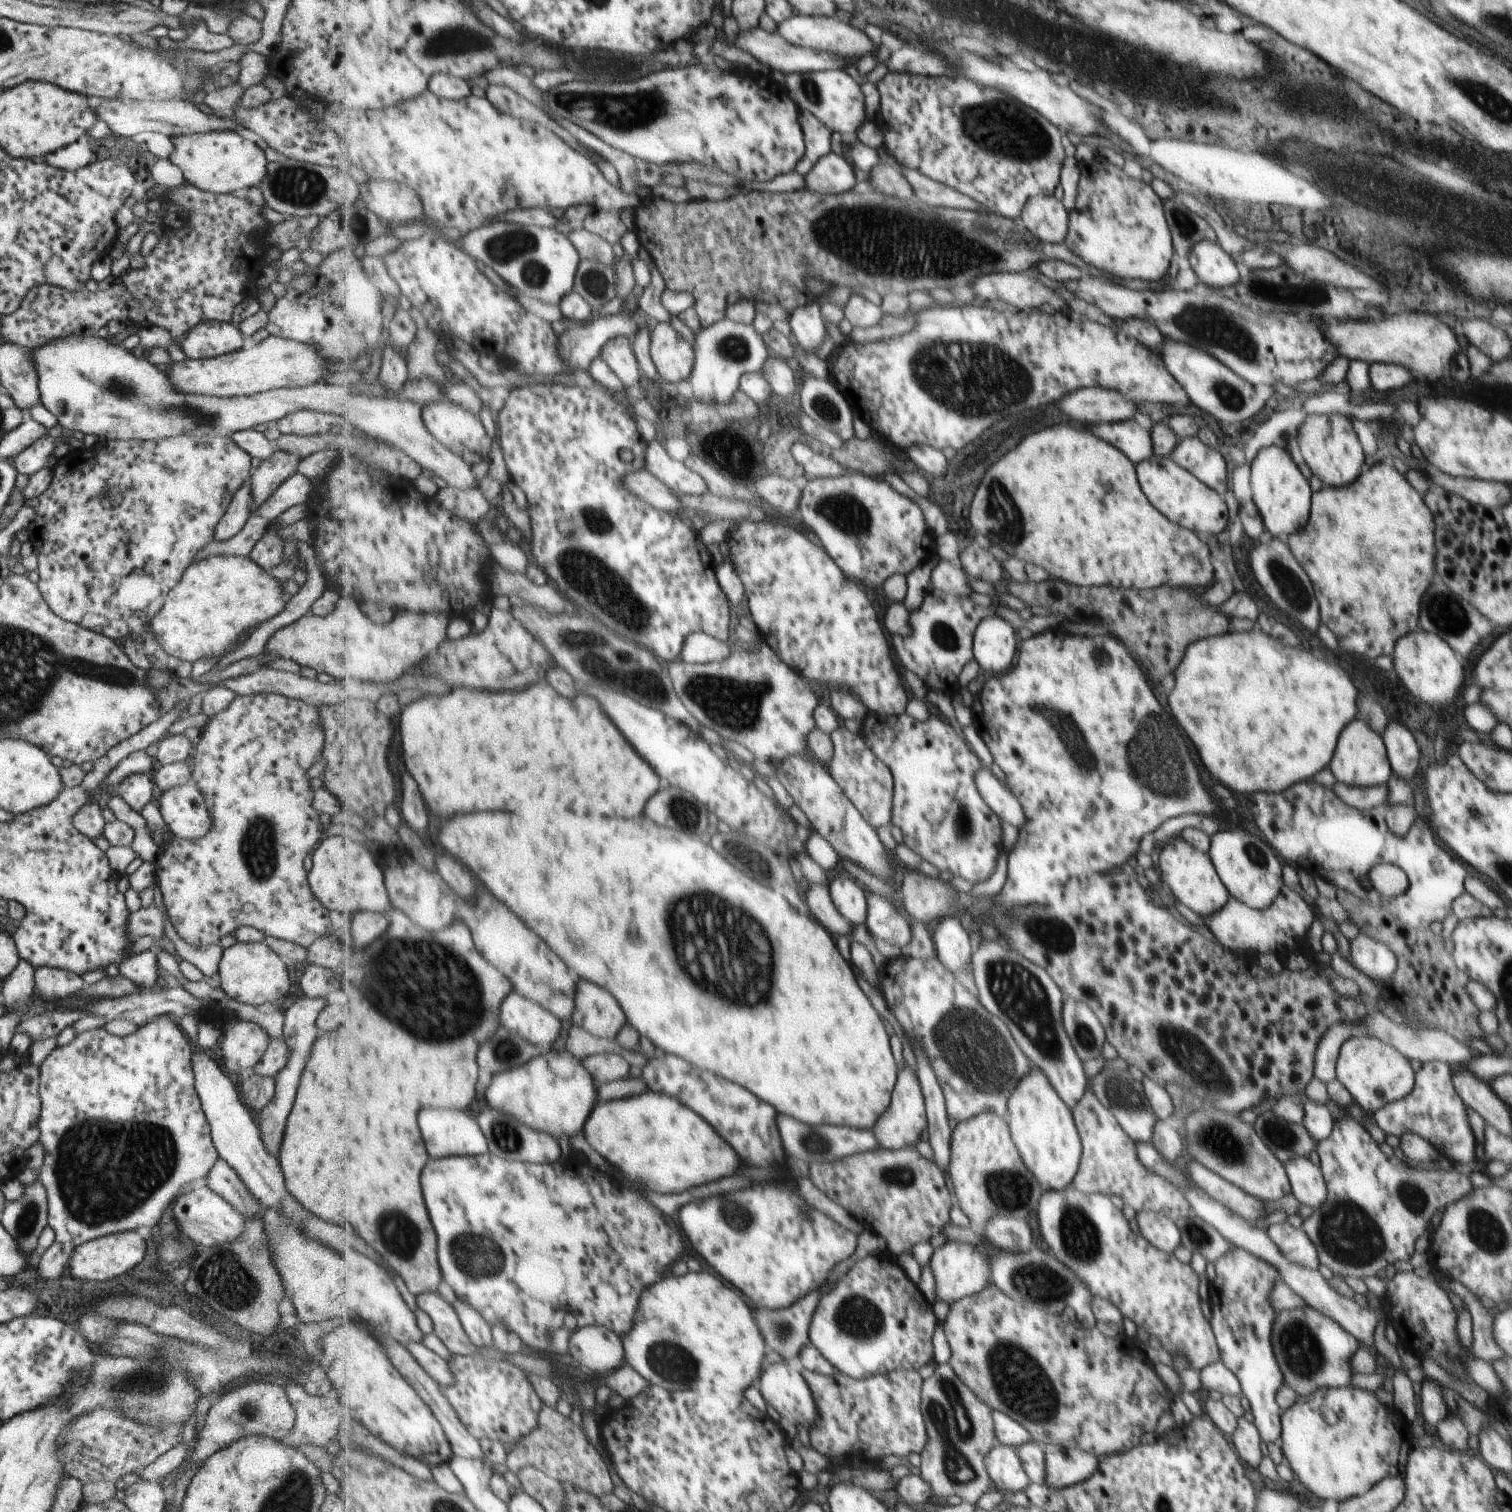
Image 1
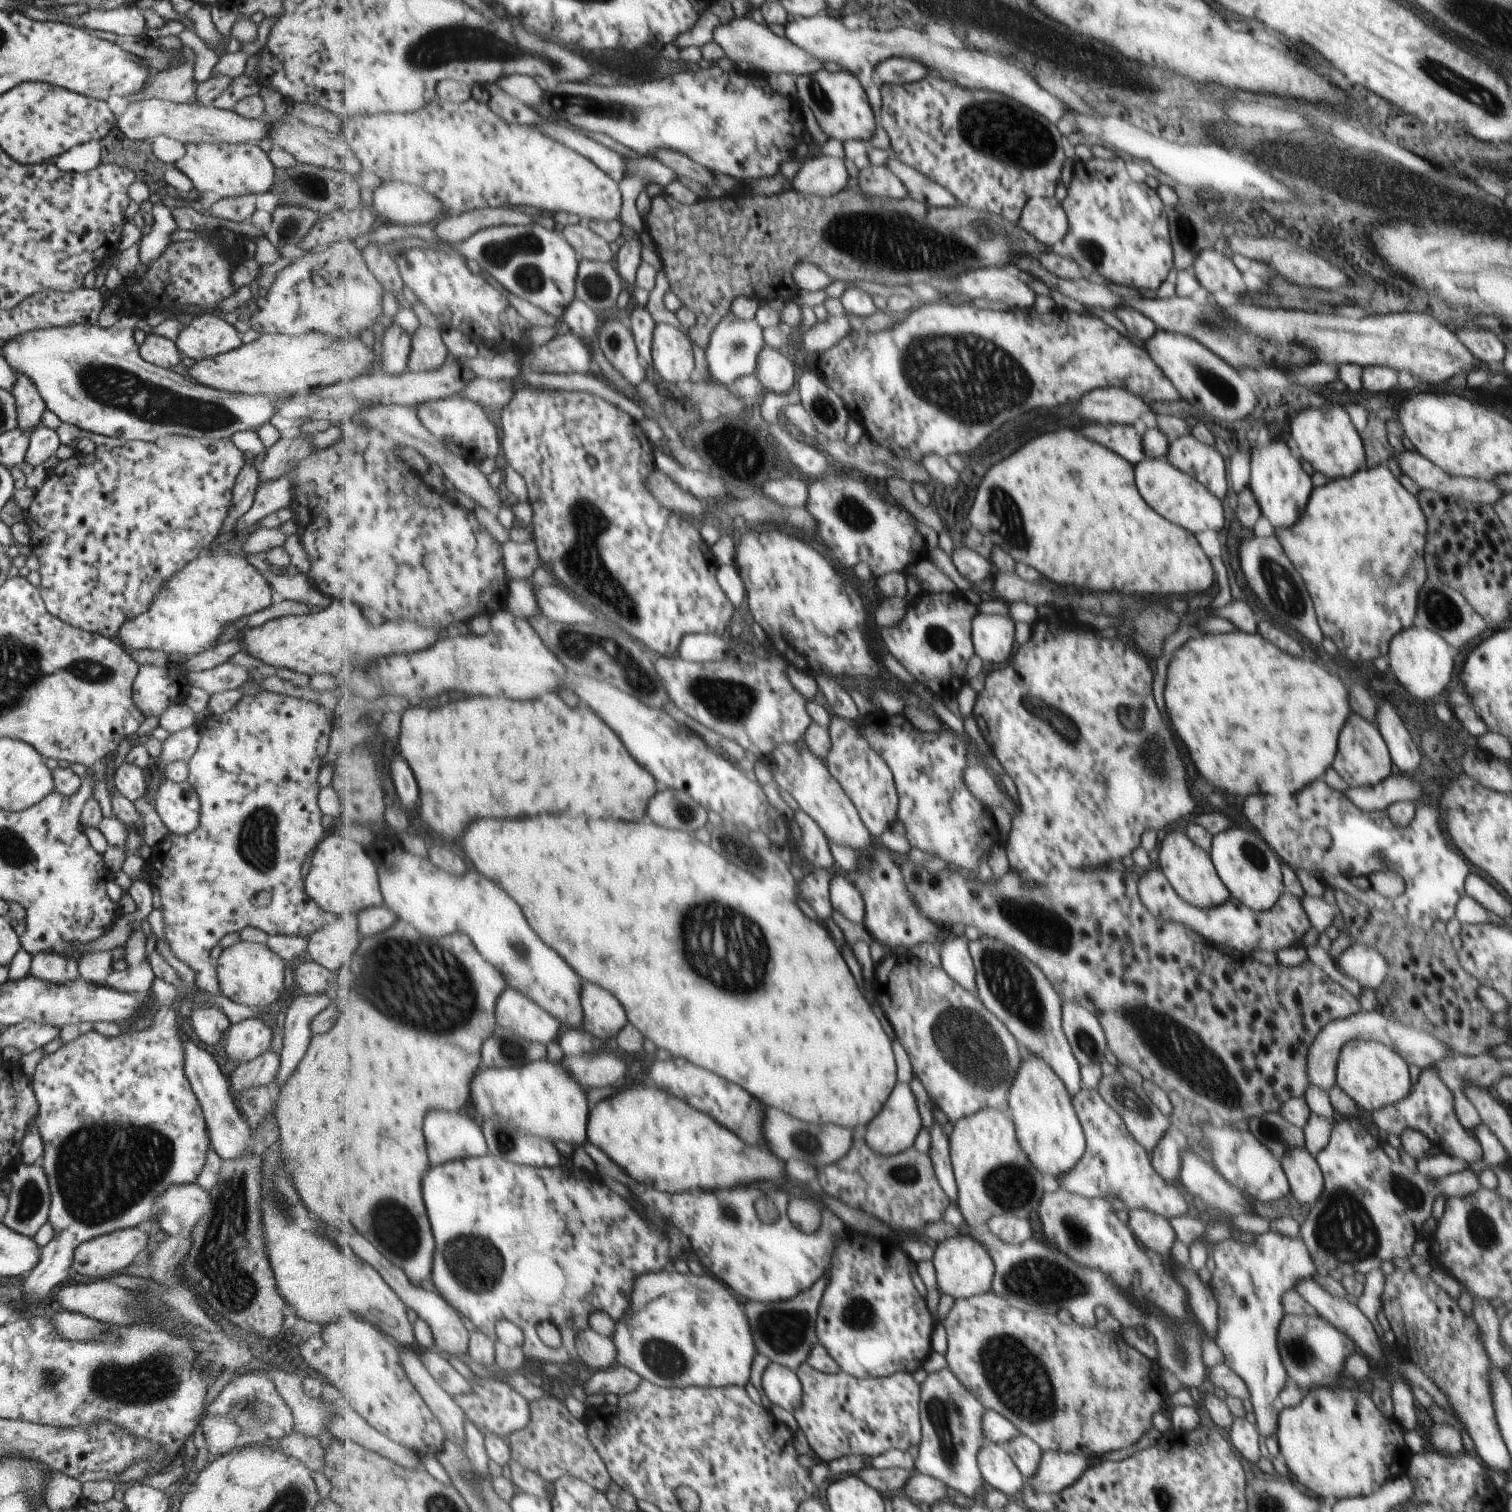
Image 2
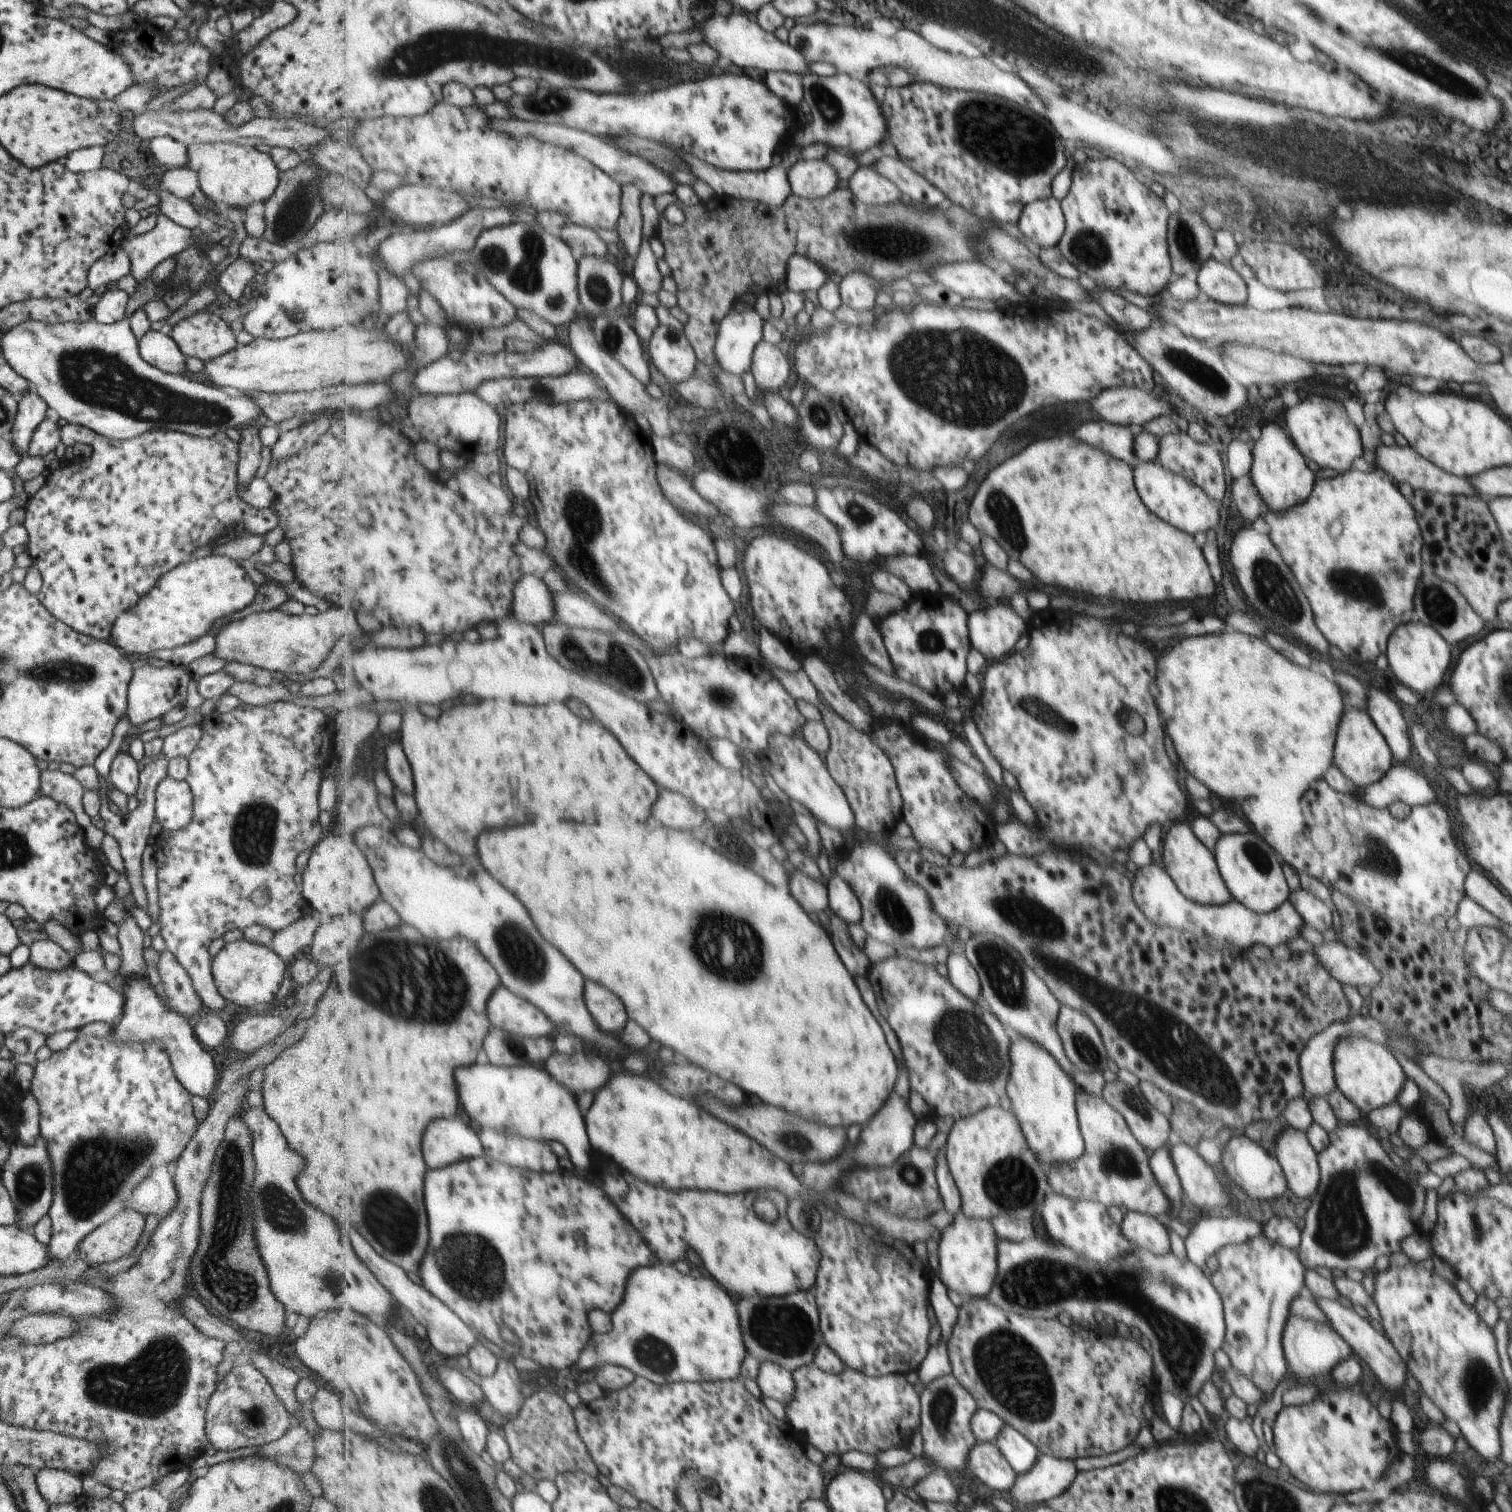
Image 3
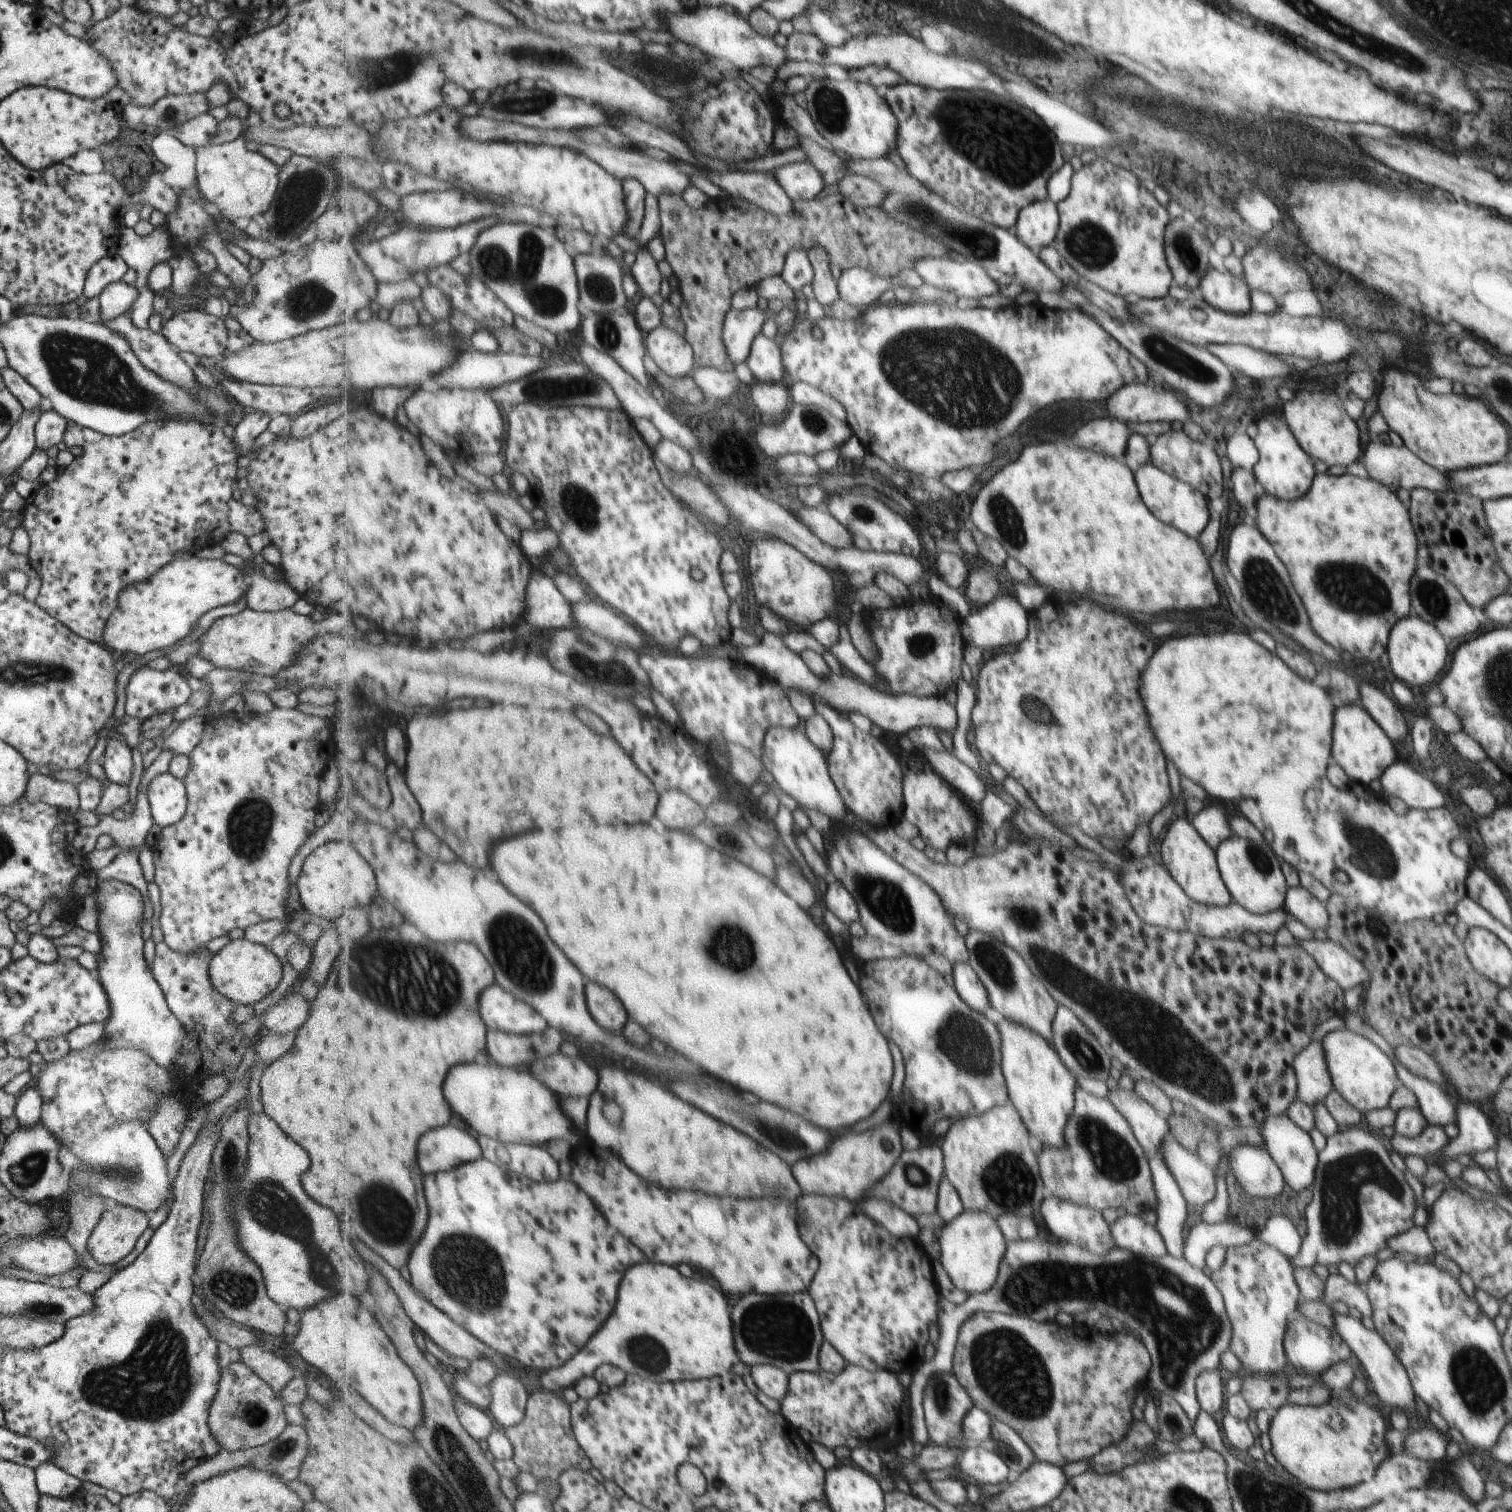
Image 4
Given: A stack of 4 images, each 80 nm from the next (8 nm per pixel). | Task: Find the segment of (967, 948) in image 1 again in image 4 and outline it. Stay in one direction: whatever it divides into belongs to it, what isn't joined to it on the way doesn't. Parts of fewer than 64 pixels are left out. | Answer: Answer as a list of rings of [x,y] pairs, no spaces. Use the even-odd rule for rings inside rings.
[[[959,963],[953,966],[953,978],[963,1000],[973,1010],[985,1014],[992,1007],[987,987],[970,963]]]

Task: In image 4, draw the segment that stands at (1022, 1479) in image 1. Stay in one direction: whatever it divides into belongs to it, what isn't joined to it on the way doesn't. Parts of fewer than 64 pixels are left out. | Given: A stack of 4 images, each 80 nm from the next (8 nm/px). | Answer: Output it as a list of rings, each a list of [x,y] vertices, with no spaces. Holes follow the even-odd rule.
[[[985,1444],[966,1446],[959,1459],[960,1470],[971,1476],[977,1484],[1007,1484],[1010,1480],[1008,1465],[996,1452]]]

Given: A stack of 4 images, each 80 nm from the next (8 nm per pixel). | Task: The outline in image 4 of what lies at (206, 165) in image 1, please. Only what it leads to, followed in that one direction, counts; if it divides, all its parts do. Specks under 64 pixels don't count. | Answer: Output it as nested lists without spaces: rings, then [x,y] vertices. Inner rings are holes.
[[[240,137],[230,143],[203,145],[193,148],[196,161],[196,188],[199,194],[215,204],[220,215],[230,221],[253,219],[263,215],[275,196],[278,166],[257,151],[247,150]]]

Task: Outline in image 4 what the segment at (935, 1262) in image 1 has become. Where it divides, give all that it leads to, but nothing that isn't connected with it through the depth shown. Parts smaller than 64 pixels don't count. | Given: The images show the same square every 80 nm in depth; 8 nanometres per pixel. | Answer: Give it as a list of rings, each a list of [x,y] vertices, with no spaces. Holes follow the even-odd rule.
[[[965,1209],[955,1220],[942,1227],[940,1234],[942,1265],[955,1286],[969,1294],[987,1293],[1000,1278],[1000,1266],[1007,1241],[998,1218],[989,1212]]]

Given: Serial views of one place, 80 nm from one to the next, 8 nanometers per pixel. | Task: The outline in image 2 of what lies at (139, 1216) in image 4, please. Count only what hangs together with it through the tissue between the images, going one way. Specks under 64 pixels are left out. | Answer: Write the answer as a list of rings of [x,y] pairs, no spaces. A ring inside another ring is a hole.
[[[141,1224],[134,1227],[112,1230],[111,1232],[96,1236],[87,1242],[81,1243],[72,1254],[71,1271],[89,1276],[91,1280],[101,1276],[103,1280],[120,1280],[119,1272],[121,1266],[131,1262],[141,1252],[147,1242],[146,1234],[140,1229]]]

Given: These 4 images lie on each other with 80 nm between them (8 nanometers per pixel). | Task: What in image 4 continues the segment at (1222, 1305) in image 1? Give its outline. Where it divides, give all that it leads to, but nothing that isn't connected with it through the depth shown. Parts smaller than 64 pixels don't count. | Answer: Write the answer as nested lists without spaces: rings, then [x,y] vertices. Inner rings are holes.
[[[1254,1236],[1247,1244],[1227,1247],[1221,1268],[1210,1272],[1211,1279],[1220,1289],[1222,1296],[1225,1296],[1223,1311],[1232,1325],[1232,1338],[1228,1350],[1240,1360],[1242,1374],[1270,1375],[1285,1369],[1286,1356],[1282,1345],[1284,1330],[1293,1317],[1299,1316],[1298,1304],[1301,1299],[1292,1270],[1284,1254]]]

